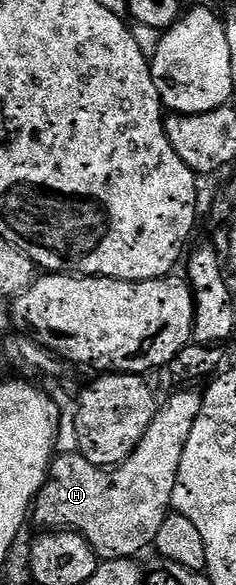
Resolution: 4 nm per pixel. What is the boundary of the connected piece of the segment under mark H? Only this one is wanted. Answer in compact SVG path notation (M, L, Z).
M182 387L179 393L174 393L165 402L159 404L156 415L136 451L121 465L103 467L88 463L82 454L71 451L55 456L50 462L50 470L42 490L32 506L32 521L35 521L42 531L54 531L59 527L73 529L84 539L88 539L94 548L94 554L102 561L108 559L137 558L147 548L153 546L156 534L164 523L166 514L171 512L174 503L174 492L180 471L180 459L184 459L184 447L188 443L188 435L192 435L192 427L196 427L196 418L200 415L202 393L194 387Z

